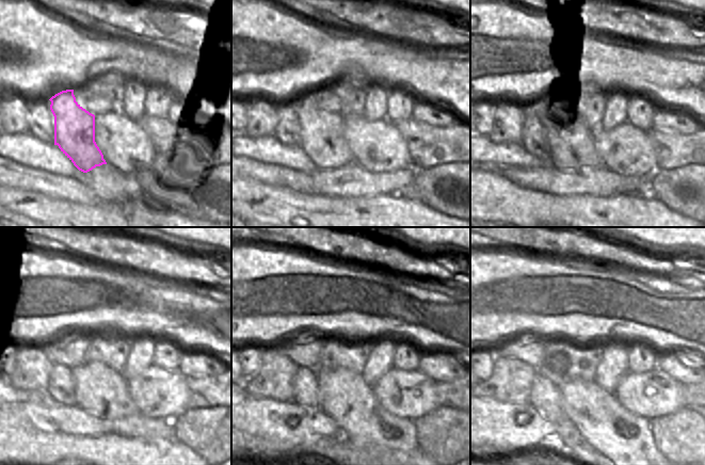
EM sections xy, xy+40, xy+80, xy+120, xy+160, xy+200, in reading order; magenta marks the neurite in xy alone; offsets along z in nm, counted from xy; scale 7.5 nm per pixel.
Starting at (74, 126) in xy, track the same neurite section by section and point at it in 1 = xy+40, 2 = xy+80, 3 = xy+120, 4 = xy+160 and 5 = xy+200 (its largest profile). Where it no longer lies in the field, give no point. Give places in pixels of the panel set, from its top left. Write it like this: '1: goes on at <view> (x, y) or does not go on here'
1: goes on at xy+40 (322, 140)
2: goes on at xy+80 (571, 143)
3: goes on at xy+120 (101, 391)
4: goes on at xy+160 (343, 396)
5: goes on at xy+200 (590, 407)

